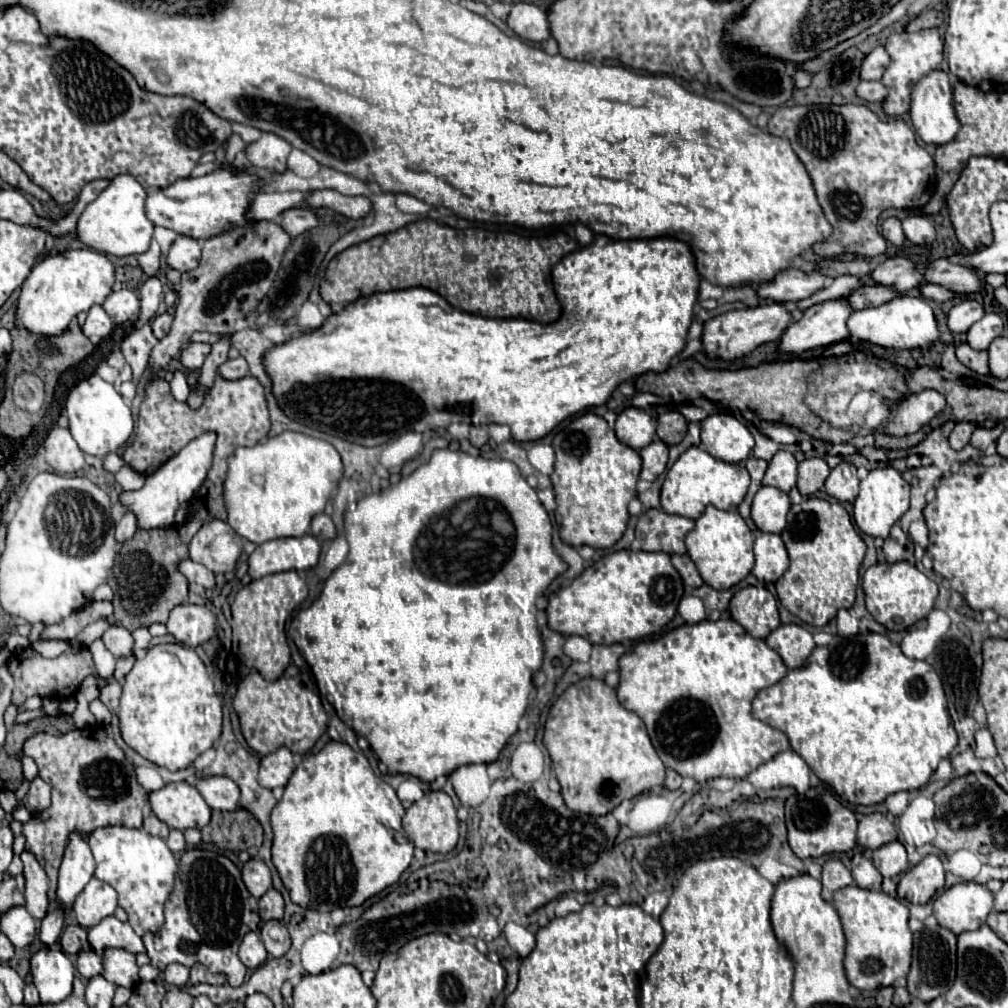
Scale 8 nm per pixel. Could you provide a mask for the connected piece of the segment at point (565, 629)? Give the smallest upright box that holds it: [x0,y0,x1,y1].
[547,551,683,645]

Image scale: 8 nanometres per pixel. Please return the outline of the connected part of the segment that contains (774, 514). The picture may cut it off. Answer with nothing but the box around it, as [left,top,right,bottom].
[751,487,791,533]

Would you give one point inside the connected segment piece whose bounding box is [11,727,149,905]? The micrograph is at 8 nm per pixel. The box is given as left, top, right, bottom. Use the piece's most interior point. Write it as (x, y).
(93, 785)

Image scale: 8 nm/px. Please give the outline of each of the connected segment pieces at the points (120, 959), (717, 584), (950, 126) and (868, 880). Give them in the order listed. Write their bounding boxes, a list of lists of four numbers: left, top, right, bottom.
[[101,949,139,989],[685,507,755,589],[911,71,961,145],[851,855,883,891]]

